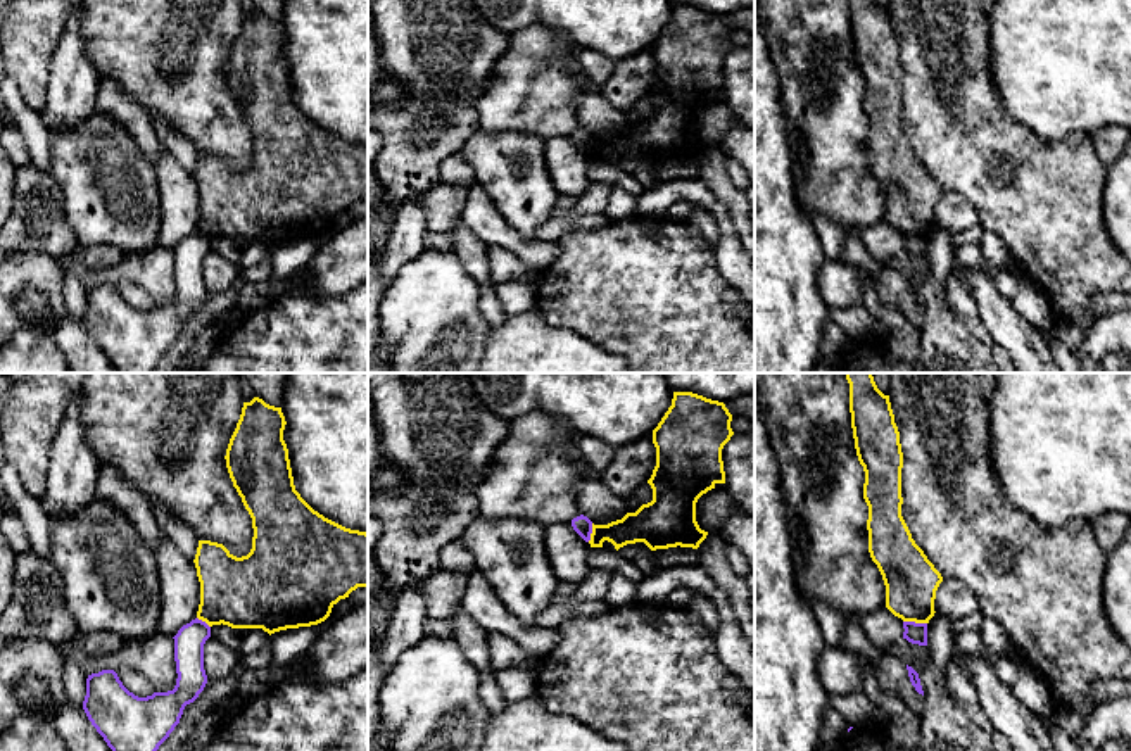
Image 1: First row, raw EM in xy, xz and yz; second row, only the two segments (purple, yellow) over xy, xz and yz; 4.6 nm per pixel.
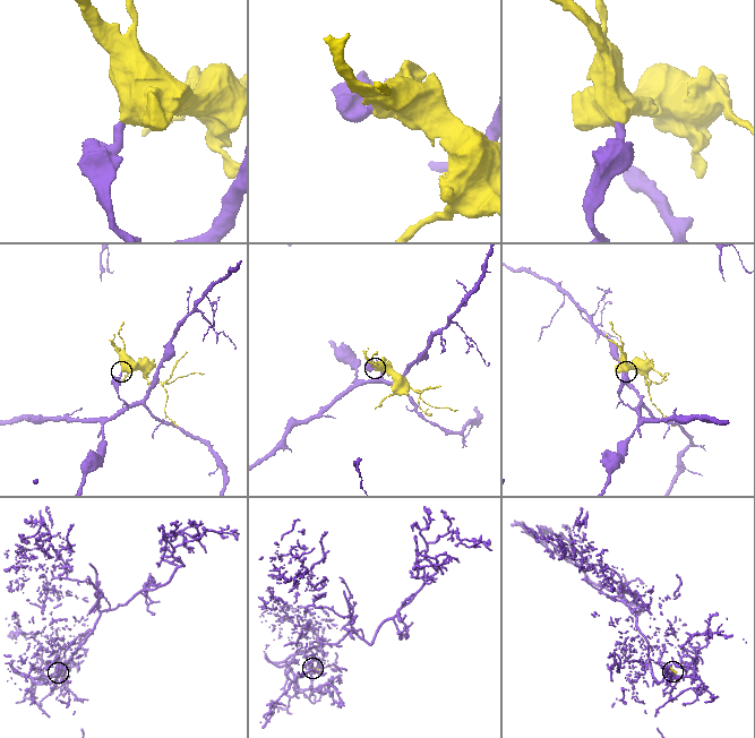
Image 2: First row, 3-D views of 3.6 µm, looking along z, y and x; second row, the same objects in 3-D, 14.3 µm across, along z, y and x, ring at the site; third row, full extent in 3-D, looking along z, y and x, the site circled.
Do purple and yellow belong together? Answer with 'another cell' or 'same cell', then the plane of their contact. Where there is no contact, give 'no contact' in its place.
another cell; contact in yz

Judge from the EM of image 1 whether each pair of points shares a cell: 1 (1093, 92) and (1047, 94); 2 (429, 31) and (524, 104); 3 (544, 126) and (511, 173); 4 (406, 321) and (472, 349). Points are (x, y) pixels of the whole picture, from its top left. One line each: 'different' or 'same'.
1: same
2: different
3: different
4: same

